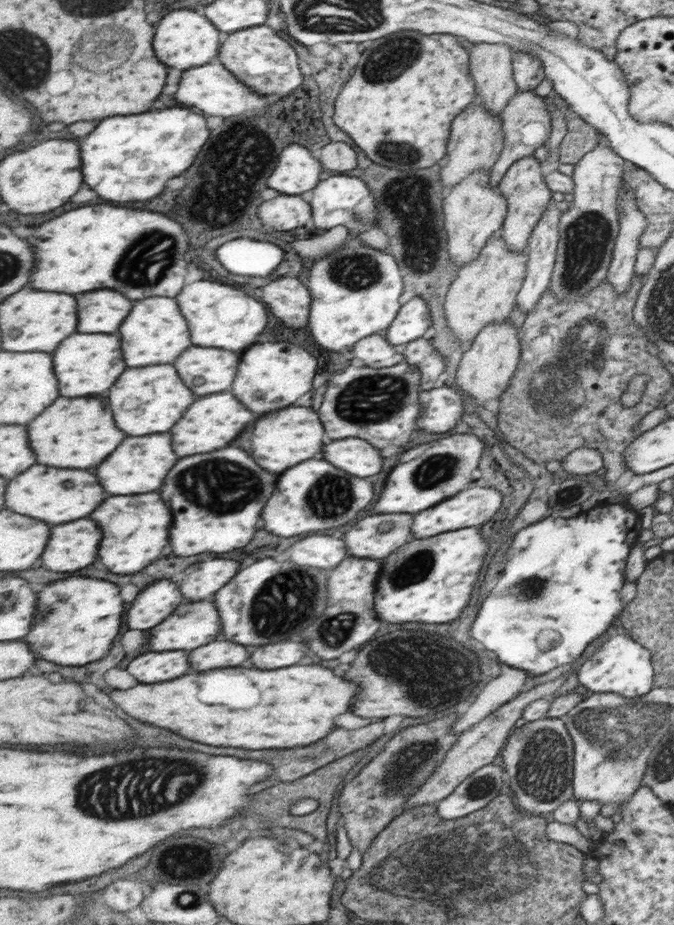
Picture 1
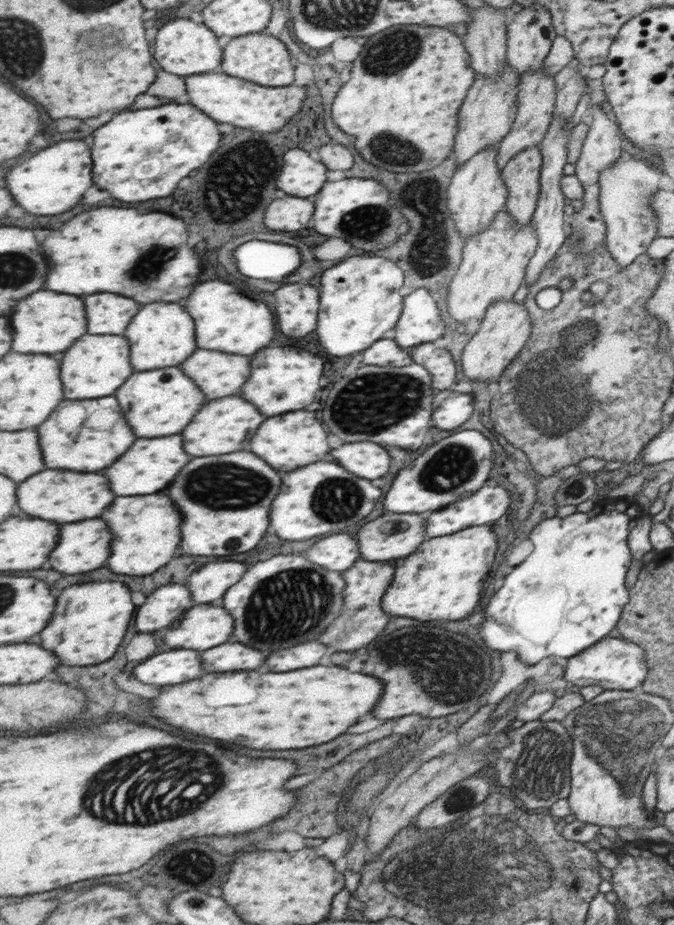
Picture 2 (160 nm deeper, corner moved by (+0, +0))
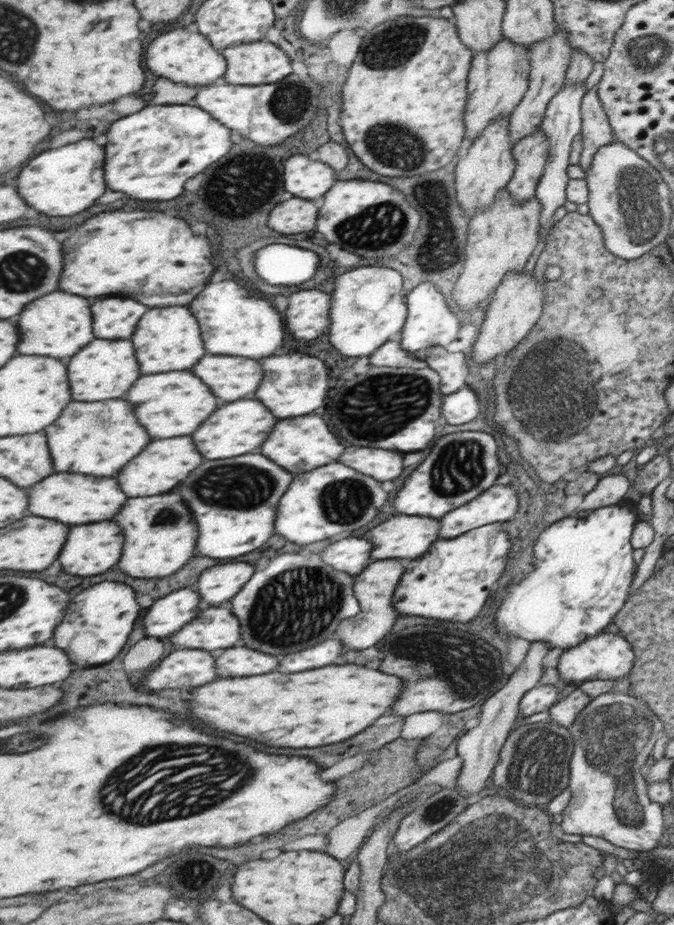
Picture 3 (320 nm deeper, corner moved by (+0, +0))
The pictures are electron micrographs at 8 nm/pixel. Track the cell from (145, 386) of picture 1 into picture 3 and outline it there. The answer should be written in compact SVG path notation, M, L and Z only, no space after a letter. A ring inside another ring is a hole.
M187 370L141 376L129 392L129 400L137 406L137 416L153 438L189 436L197 432L197 428L219 408L219 400L211 388L199 376Z

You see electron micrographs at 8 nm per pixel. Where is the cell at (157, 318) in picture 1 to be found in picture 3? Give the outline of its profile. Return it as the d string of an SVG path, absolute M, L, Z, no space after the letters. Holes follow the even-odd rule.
M171 306L171 308L155 308L145 314L137 334L133 336L137 346L137 358L141 362L143 374L159 374L173 370L189 370L205 356L205 342L201 338L201 328L197 318L187 306Z

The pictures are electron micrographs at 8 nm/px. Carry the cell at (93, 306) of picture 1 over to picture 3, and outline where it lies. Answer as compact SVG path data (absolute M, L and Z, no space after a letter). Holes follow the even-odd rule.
M109 298L93 304L97 338L131 338L149 308L131 298Z

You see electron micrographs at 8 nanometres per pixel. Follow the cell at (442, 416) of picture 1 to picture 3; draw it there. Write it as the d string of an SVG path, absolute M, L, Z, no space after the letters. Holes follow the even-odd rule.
M471 388L445 395L442 406L445 424L455 424L455 426L469 424L471 420L475 420L479 416L481 410L483 410L481 400L479 400L477 392Z

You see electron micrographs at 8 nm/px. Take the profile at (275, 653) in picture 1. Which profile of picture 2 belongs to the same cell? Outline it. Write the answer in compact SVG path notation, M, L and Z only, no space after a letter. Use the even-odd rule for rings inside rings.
M313 642L313 644L303 644L303 646L293 646L289 650L281 650L275 652L265 666L269 670L301 670L301 668L309 668L309 666L317 666L321 664L321 656L327 656L327 646L321 642Z

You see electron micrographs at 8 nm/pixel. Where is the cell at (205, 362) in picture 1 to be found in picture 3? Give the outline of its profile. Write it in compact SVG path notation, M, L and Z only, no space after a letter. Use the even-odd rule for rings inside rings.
M207 354L193 372L209 384L219 398L225 398L225 402L235 402L255 394L263 382L263 366L253 358Z

